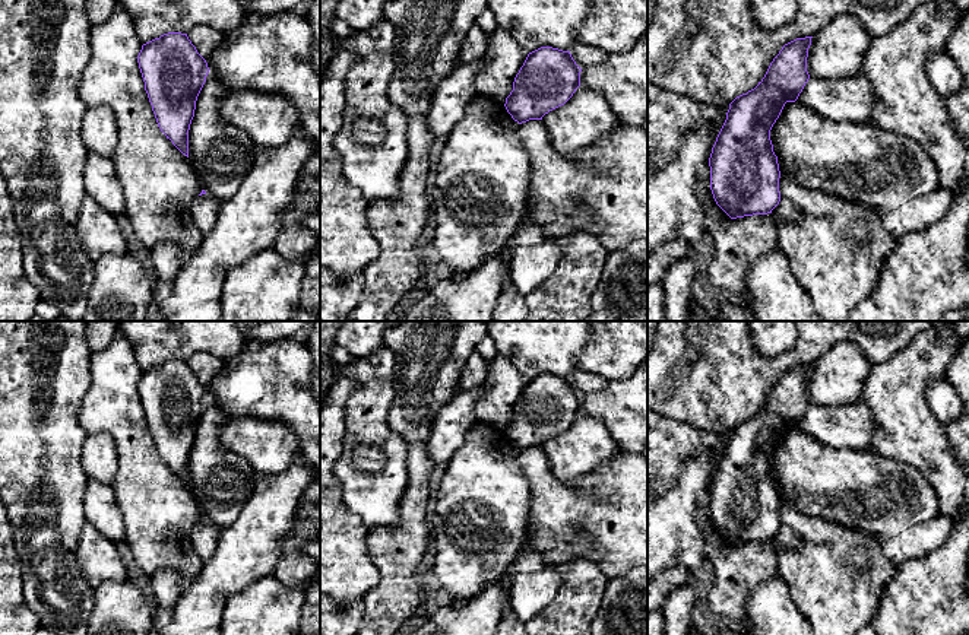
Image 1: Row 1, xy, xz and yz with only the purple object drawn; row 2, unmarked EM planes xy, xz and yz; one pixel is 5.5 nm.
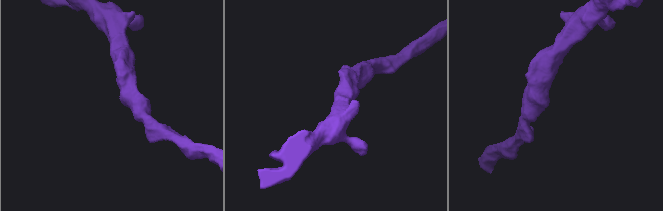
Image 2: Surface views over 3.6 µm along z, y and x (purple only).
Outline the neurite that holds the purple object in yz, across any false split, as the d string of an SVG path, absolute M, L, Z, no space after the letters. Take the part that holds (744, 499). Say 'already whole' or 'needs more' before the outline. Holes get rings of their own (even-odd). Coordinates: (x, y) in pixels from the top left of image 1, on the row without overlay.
already whole | M797 365L785 371L759 412L729 431L726 447L712 474L709 493L713 526L731 546L772 540L780 528L780 498L770 457L785 431L795 429L810 406L807 384L811 365Z

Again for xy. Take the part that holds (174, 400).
already whole | M168 359L142 372L137 382L158 454L189 485L189 457L209 394L187 361Z

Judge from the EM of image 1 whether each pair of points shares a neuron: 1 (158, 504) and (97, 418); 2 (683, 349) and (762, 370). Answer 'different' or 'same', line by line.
1: same
2: same

